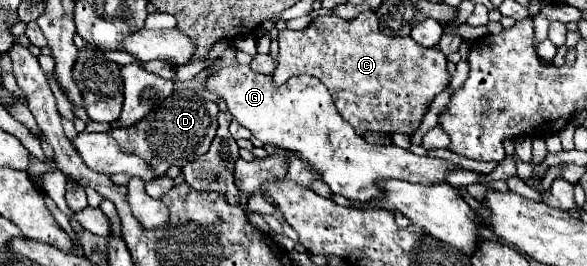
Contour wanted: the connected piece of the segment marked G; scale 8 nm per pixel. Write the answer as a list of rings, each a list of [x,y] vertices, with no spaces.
[[[223,66],[221,70],[213,72],[207,80],[207,90],[213,92],[215,96],[223,98],[227,102],[229,112],[233,118],[251,130],[251,134],[261,140],[263,144],[273,144],[275,148],[295,152],[301,160],[305,160],[315,172],[323,178],[323,182],[331,188],[333,194],[341,194],[349,198],[351,202],[369,202],[369,198],[377,198],[377,182],[387,180],[387,178],[397,178],[397,180],[407,180],[407,182],[419,182],[419,184],[433,184],[433,182],[443,182],[445,174],[453,168],[457,168],[451,162],[439,160],[439,158],[429,158],[429,156],[415,156],[409,150],[397,148],[395,144],[391,146],[375,146],[367,144],[361,136],[355,134],[355,130],[339,116],[337,108],[333,106],[333,100],[325,86],[313,78],[313,76],[293,76],[289,82],[283,86],[277,86],[271,76],[267,74],[257,74],[249,66]]]

